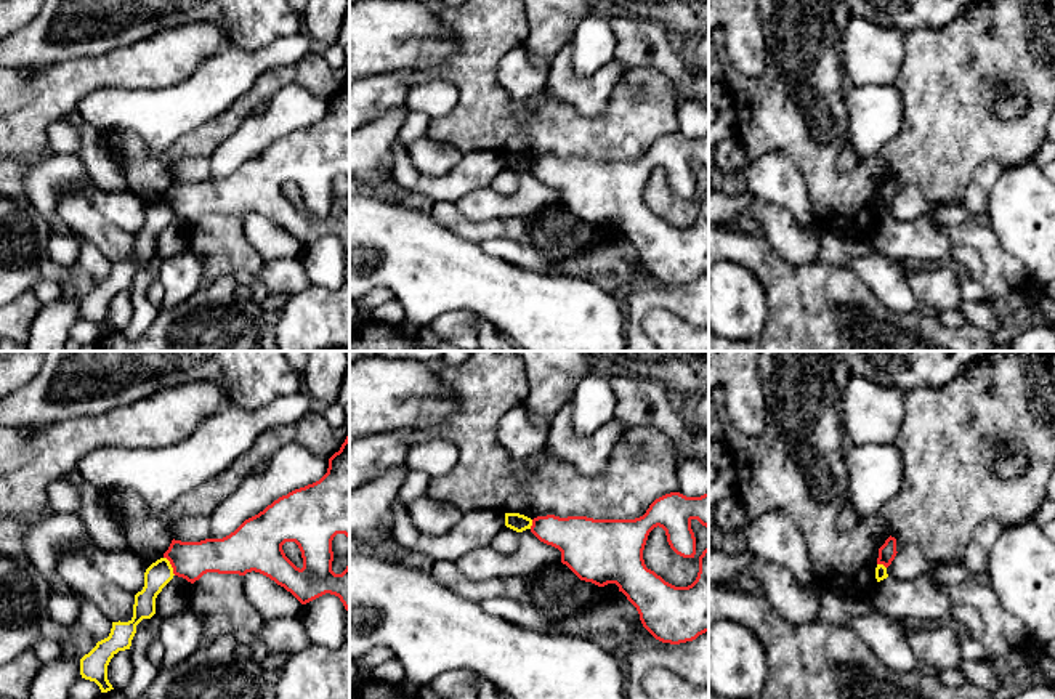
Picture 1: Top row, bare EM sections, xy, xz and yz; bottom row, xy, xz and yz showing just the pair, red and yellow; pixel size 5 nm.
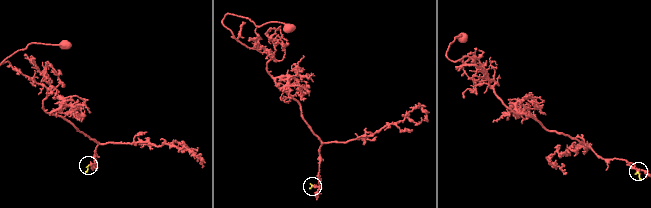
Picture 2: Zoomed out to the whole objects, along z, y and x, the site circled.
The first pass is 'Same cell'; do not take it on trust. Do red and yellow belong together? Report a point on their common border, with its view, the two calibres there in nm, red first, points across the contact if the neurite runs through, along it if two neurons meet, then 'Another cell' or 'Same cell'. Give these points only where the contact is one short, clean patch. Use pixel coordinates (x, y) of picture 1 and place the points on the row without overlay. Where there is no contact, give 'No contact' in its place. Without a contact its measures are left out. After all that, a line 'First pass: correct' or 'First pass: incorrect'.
Touches red at xy (172, 207). Thickness 190 nm (red) against 120 nm. Boundary: xy (164, 197), (175, 215). Another cell
First pass: incorrect

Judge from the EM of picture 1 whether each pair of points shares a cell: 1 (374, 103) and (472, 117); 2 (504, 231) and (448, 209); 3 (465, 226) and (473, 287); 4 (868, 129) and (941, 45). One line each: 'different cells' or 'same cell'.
1: different cells
2: same cell
3: different cells
4: different cells

